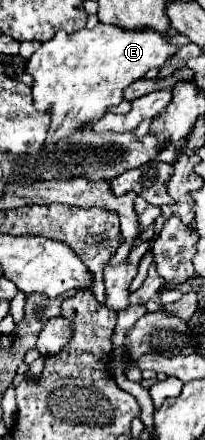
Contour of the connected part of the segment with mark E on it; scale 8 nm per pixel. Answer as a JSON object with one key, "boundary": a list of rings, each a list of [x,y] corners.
{"boundary":[[[96,24],[92,30],[82,28],[74,34],[64,30],[56,32],[48,42],[38,48],[28,64],[26,72],[32,74],[34,106],[40,112],[52,108],[52,124],[46,142],[58,142],[70,136],[78,126],[100,120],[110,106],[122,102],[122,92],[134,80],[144,78],[152,68],[160,68],[170,56],[178,52],[172,36],[160,36],[160,32],[126,30],[114,24]]]}

